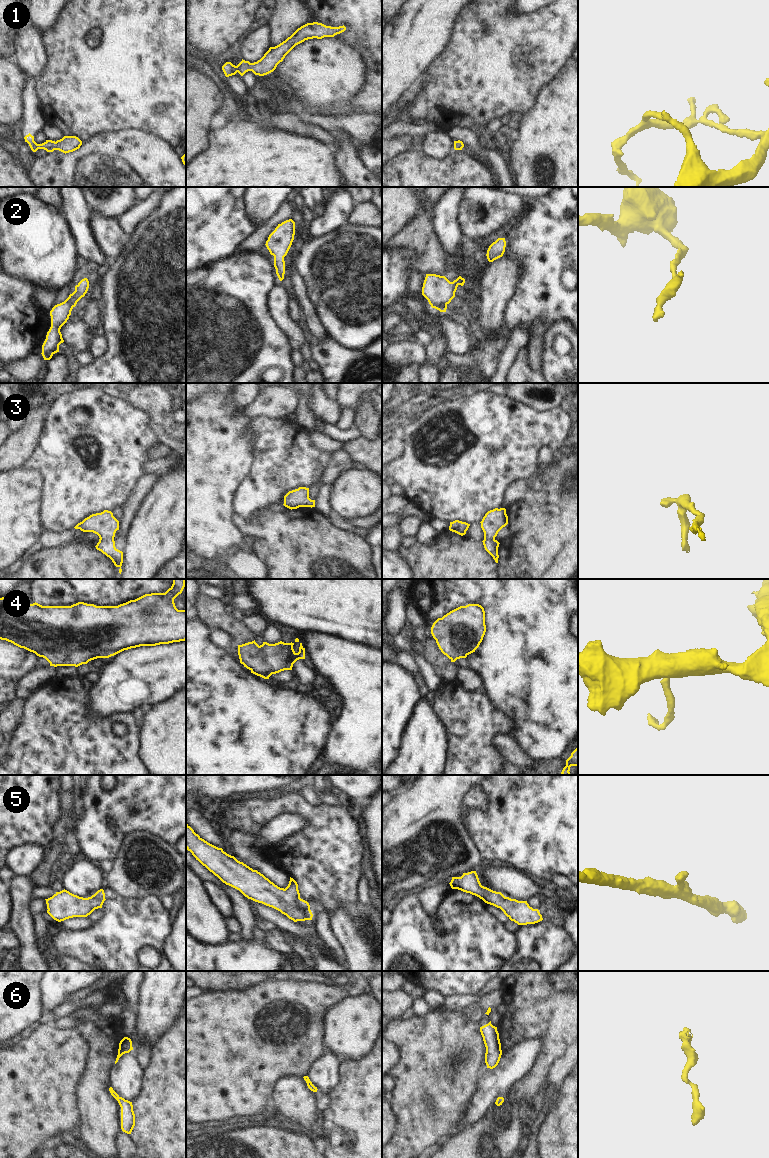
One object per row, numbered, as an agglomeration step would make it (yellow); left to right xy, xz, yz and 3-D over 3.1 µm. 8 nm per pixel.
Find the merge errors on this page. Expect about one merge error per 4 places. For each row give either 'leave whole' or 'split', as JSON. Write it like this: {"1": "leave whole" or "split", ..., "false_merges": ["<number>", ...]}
{"1": "leave whole", "2": "leave whole", "3": "leave whole", "4": "leave whole", "5": "leave whole", "6": "leave whole", "false_merges": []}

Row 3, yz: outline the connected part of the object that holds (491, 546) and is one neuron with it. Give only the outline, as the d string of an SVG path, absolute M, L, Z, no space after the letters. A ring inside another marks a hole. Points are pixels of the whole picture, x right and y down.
M495 508L488 511L483 517L481 528L484 532L483 545L485 550L493 557L498 563L498 547L499 542L495 539L498 532L508 524L508 516L505 508Z

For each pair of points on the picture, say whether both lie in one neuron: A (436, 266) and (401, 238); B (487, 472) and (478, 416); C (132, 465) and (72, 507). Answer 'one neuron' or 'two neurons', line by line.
A: one neuron
B: one neuron
C: one neuron

